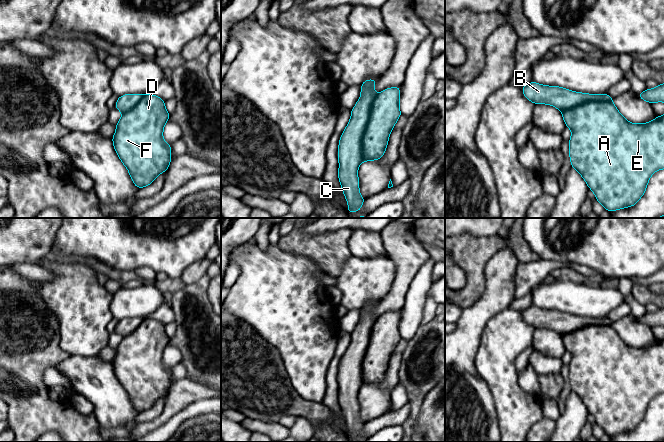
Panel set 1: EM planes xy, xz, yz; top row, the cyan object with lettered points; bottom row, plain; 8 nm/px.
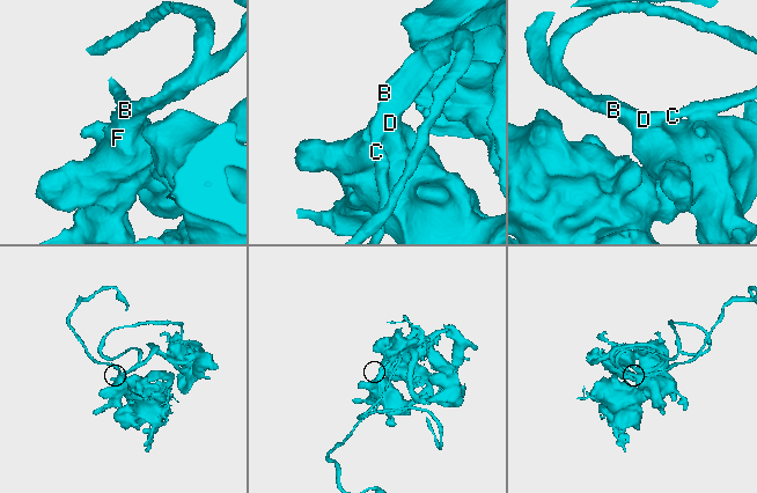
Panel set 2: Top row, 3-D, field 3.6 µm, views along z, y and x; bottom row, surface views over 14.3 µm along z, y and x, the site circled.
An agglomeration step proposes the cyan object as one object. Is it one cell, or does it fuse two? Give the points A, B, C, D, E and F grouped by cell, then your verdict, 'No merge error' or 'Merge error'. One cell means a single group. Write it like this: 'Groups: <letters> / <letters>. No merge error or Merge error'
Groups: A B C D E F. No merge error

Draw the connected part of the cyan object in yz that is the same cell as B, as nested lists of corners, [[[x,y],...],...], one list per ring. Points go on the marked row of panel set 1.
[[[535,81],[530,82],[527,85],[524,85],[522,88],[522,92],[524,96],[531,102],[536,104],[548,104],[556,107],[562,112],[562,116],[566,127],[570,128],[572,131],[572,135],[569,140],[569,155],[571,167],[575,168],[578,173],[584,178],[586,184],[589,189],[592,190],[596,196],[597,201],[605,208],[605,210],[611,212],[619,209],[623,209],[626,207],[633,207],[640,198],[644,195],[646,187],[648,185],[649,179],[652,174],[657,171],[664,169],[664,115],[657,116],[653,121],[643,124],[634,124],[628,122],[618,111],[615,105],[612,103],[613,97],[607,94],[586,94],[580,92],[574,92],[568,90],[566,88],[562,88],[559,86],[546,86],[540,85]]]

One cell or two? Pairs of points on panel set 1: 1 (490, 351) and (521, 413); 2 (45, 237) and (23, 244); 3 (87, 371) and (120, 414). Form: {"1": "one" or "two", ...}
{"1": "one", "2": "one", "3": "one"}

